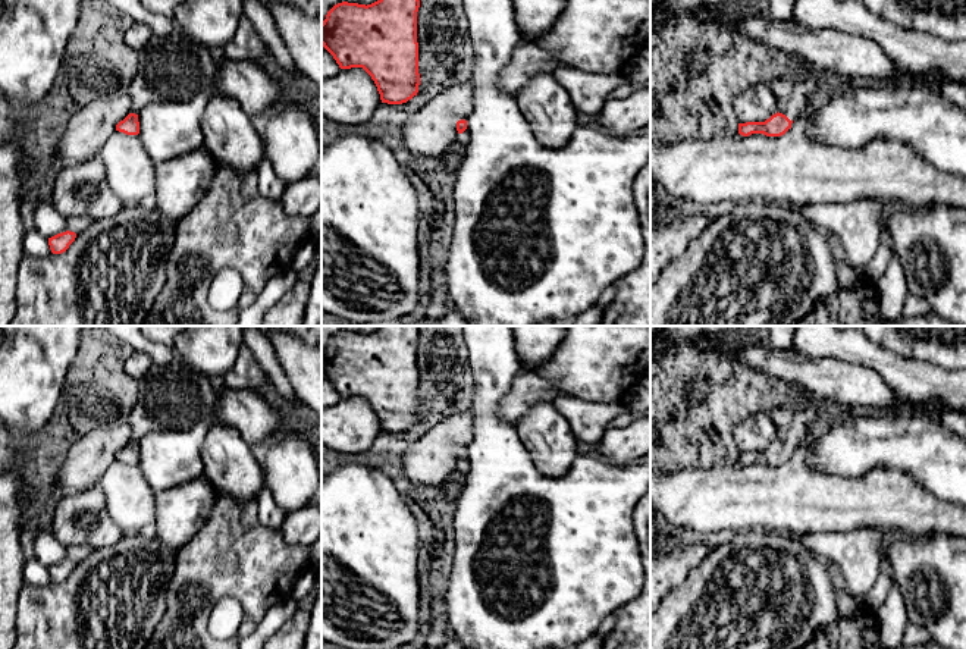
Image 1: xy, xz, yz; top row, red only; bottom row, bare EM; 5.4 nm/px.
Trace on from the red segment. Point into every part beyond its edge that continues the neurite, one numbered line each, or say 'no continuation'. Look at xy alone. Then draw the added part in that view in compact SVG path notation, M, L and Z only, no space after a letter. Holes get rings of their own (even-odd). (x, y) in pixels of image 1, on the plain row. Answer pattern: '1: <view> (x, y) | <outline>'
1: xy (175, 397) | M175 358L166 366L153 364L138 380L138 399L129 416L132 442L151 432L161 430L189 430L197 423L204 421L216 408L216 394L210 377L198 373L181 358Z

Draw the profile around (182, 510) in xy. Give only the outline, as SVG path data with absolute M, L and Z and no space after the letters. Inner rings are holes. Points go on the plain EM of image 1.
M204 476L156 493L156 539L179 551L203 527L217 498Z

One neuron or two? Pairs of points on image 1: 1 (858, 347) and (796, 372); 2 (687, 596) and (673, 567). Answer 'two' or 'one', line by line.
1: two
2: two

